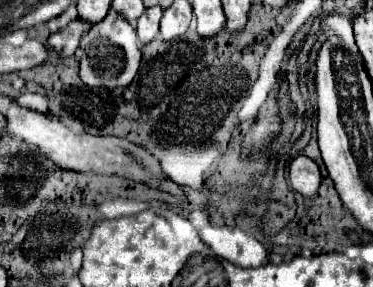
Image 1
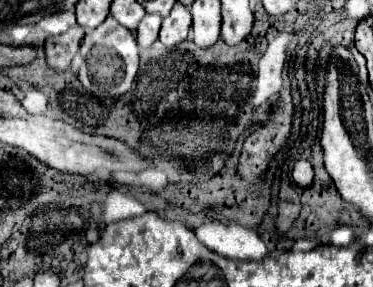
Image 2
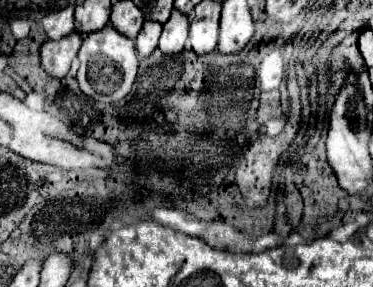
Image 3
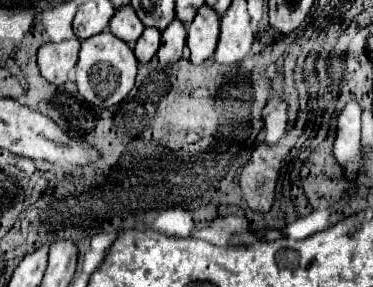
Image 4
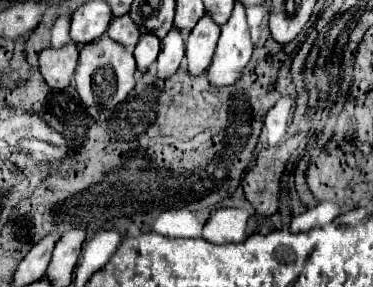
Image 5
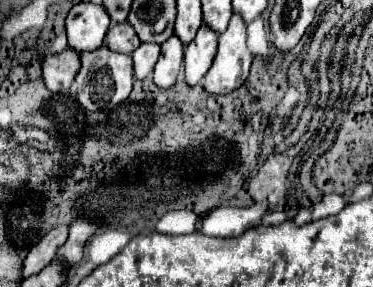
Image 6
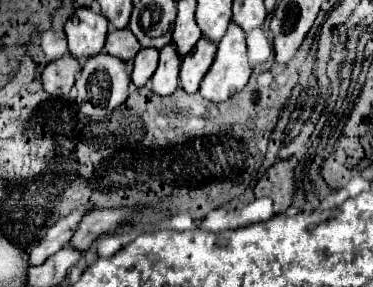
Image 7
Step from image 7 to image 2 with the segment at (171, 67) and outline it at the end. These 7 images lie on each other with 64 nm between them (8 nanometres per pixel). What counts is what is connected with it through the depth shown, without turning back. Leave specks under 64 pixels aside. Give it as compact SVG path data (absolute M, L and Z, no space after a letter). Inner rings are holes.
M180 2L174 4L170 16L162 22L162 28L160 28L160 42L166 46L166 48L174 48L178 46L180 42L186 40L188 36L188 30L190 30L190 12L186 6L182 6Z

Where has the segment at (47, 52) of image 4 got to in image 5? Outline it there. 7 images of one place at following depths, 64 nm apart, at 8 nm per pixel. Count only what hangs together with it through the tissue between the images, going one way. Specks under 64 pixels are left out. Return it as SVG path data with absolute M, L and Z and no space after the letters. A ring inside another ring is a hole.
M68 42L62 48L46 48L40 52L40 72L54 90L64 90L78 64L78 46Z

